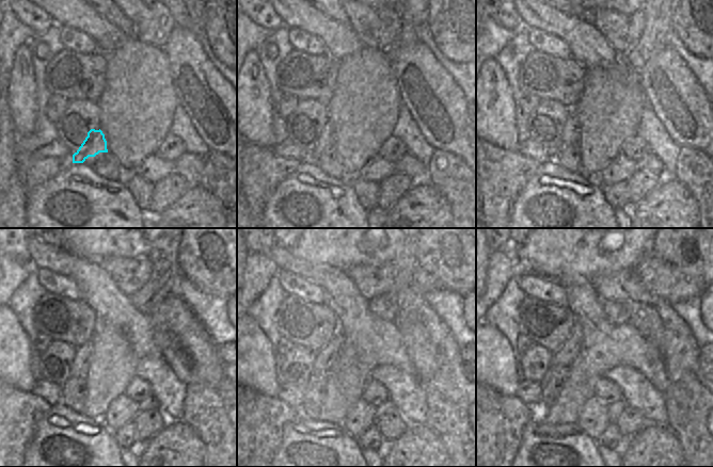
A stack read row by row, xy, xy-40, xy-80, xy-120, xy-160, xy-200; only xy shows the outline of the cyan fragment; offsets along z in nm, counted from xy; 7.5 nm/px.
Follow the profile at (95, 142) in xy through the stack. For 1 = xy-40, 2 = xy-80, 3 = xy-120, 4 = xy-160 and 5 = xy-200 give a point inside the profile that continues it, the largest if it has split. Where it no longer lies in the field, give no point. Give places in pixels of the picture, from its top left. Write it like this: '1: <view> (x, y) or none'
1: xy-40 (326, 139)
2: xy-80 (568, 131)
3: xy-120 (82, 360)
4: xy-160 (326, 357)
5: xy-200 (567, 353)

